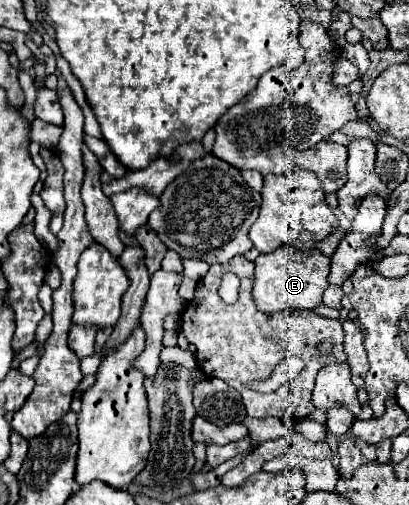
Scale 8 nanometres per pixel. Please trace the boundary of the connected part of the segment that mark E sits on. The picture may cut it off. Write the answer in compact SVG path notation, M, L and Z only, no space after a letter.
M281 245L269 255L259 255L255 259L255 281L253 281L253 301L259 311L279 313L297 309L315 309L321 305L323 291L329 287L329 257L319 249L299 251L291 245Z

